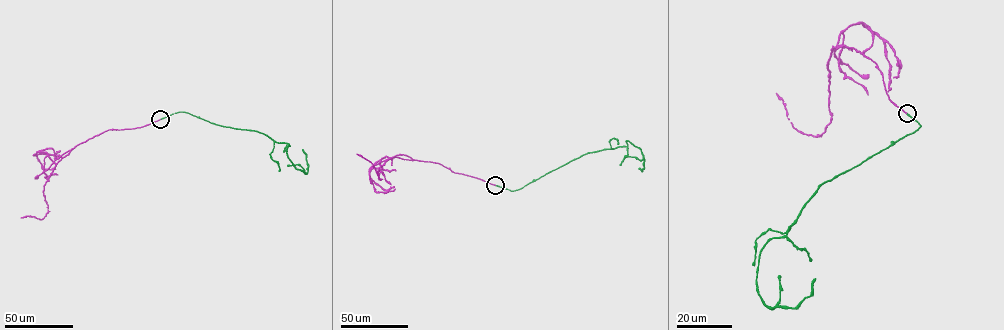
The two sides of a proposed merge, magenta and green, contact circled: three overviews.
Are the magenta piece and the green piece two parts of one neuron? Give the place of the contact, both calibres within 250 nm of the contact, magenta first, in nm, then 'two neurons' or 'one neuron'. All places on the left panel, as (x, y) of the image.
(160, 119) | 280/280 nm | one neuron

